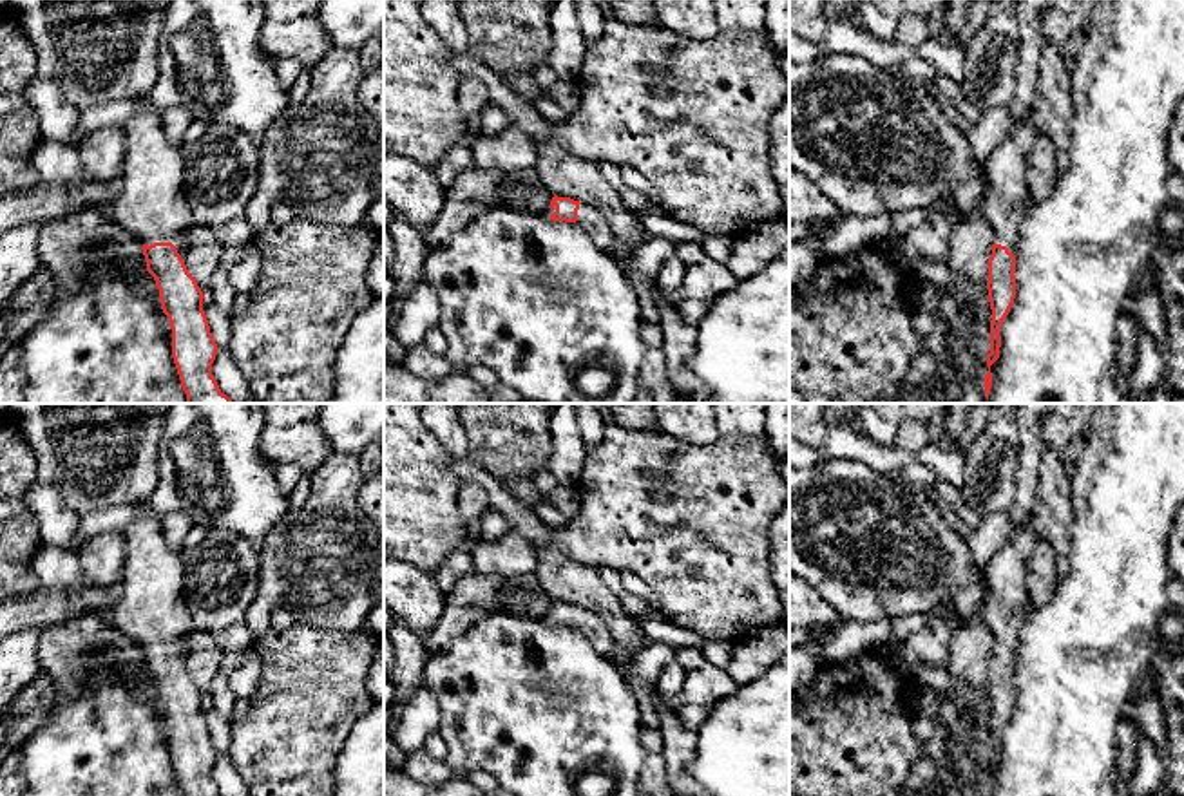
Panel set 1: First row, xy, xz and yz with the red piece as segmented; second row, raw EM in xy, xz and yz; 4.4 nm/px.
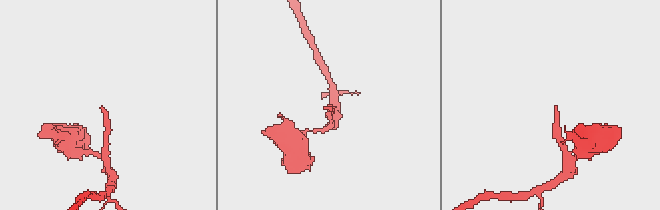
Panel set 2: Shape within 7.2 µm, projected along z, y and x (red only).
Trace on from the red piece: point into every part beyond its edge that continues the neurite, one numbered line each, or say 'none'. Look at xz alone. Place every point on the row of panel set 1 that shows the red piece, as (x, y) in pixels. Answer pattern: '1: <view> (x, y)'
1: xz (591, 221)

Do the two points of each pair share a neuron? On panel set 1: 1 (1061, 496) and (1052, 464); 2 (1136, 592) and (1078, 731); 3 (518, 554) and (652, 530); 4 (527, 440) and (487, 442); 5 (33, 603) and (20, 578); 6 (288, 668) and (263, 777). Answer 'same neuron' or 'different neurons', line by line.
1: same neuron
2: same neuron
3: different neurons
4: same neuron
5: different neurons
6: same neuron

